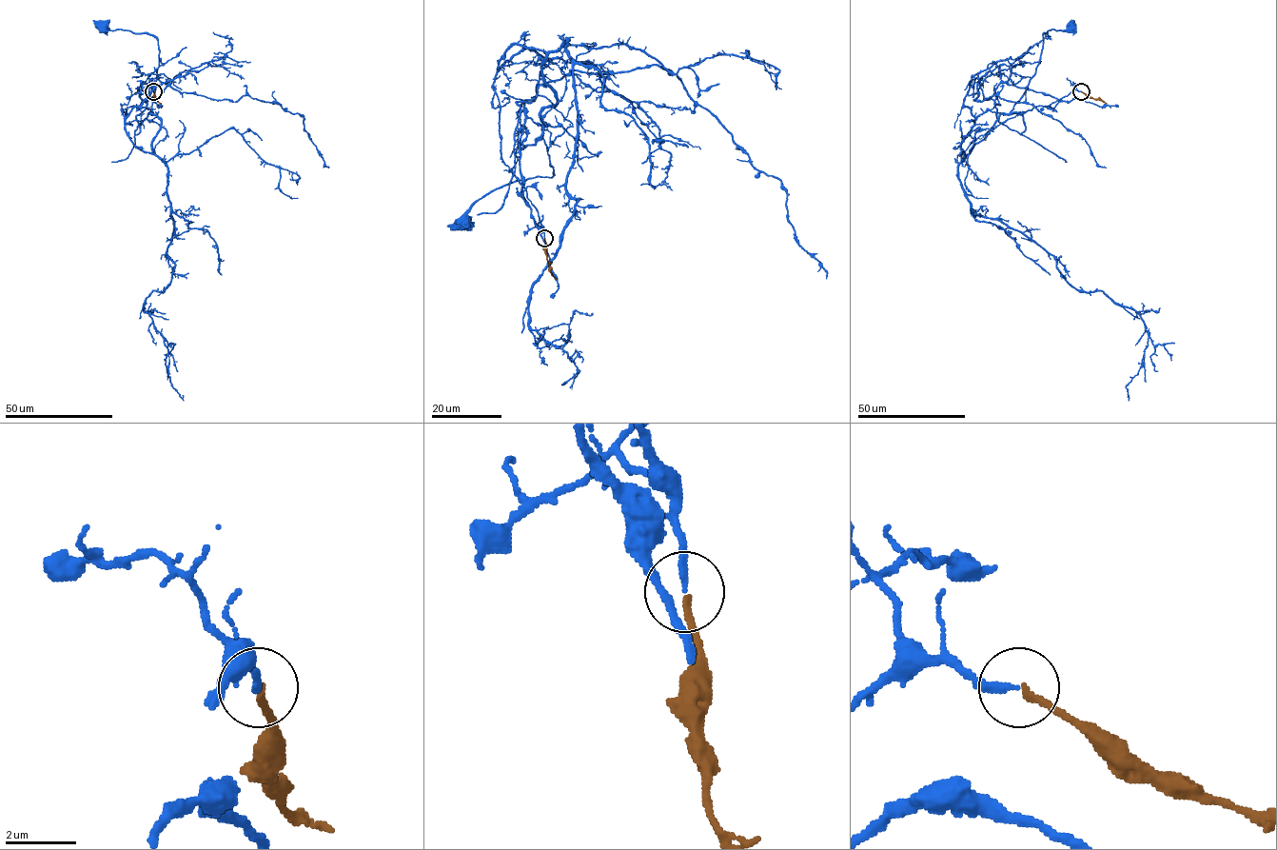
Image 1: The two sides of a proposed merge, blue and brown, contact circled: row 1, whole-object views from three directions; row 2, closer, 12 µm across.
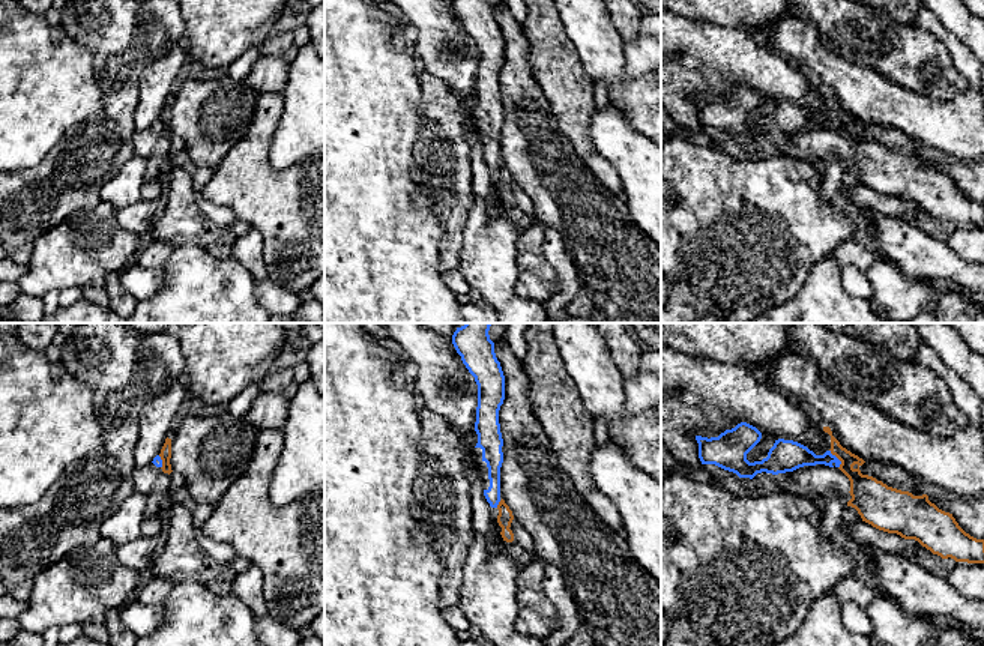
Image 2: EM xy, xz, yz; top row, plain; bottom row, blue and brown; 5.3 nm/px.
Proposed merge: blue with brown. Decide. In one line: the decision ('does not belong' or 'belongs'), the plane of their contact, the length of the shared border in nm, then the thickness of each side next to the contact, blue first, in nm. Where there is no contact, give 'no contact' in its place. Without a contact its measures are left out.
does not belong | yz | 120 nm | 160/180 nm

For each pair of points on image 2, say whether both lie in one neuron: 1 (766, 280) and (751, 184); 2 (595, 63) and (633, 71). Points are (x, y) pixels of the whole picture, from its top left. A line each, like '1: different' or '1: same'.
1: same
2: different

